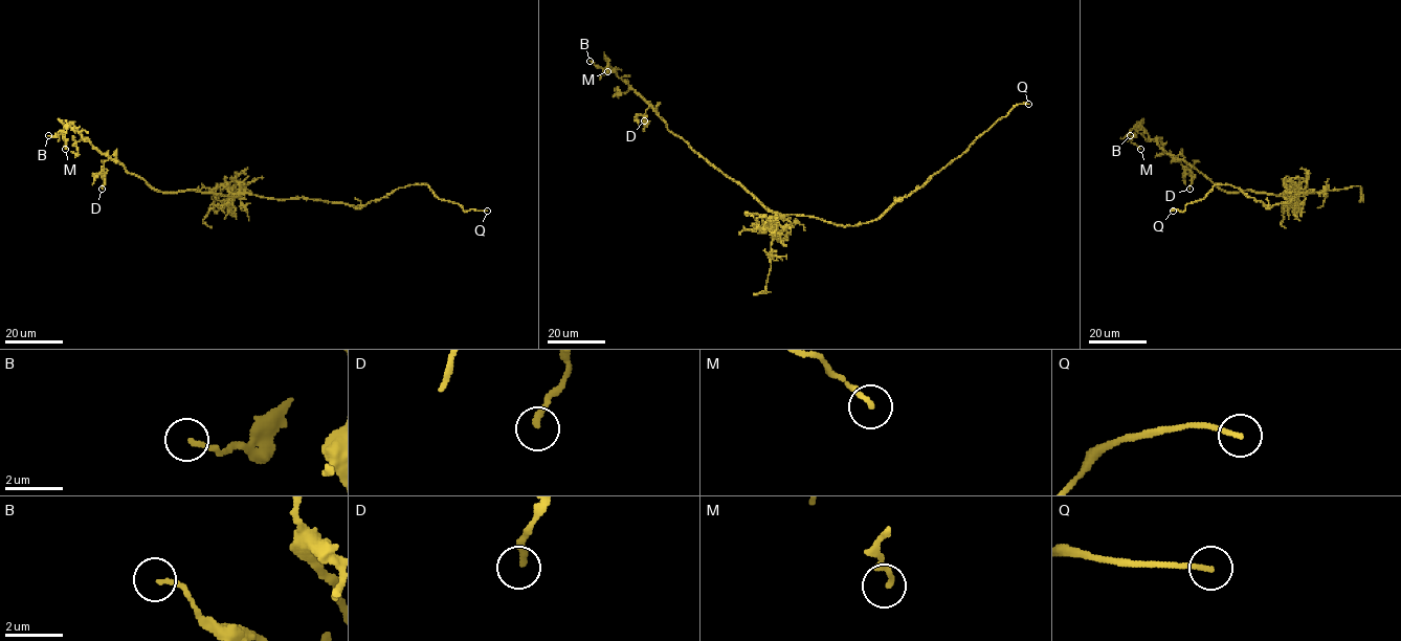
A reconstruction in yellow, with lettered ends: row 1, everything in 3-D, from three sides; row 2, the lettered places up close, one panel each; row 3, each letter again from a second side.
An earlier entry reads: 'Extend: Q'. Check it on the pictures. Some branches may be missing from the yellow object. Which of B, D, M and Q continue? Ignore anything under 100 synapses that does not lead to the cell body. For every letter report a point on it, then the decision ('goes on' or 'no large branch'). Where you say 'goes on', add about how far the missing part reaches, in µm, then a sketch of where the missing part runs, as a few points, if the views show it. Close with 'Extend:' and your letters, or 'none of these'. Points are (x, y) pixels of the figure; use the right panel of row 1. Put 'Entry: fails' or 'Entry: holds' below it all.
B: place (1130, 135); no large branch
D: place (1190, 189); no large branch
M: place (1140, 149); no large branch
Q: place (1173, 211); goes on; missing 15 µm; course (1173, 211), (1191, 212), (1192, 205), (1196, 204)
Extend: Q
Entry: holds

